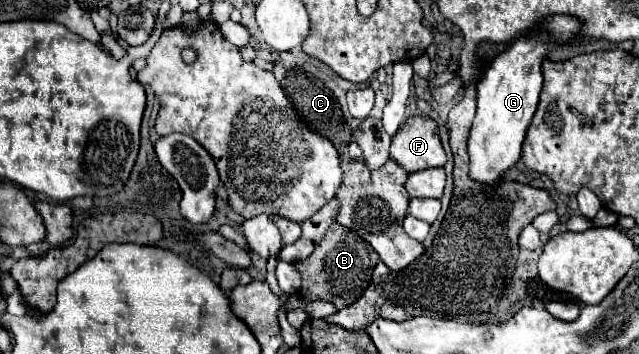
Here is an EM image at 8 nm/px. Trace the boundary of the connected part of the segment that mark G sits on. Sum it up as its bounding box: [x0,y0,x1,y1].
[468,38,550,186]

